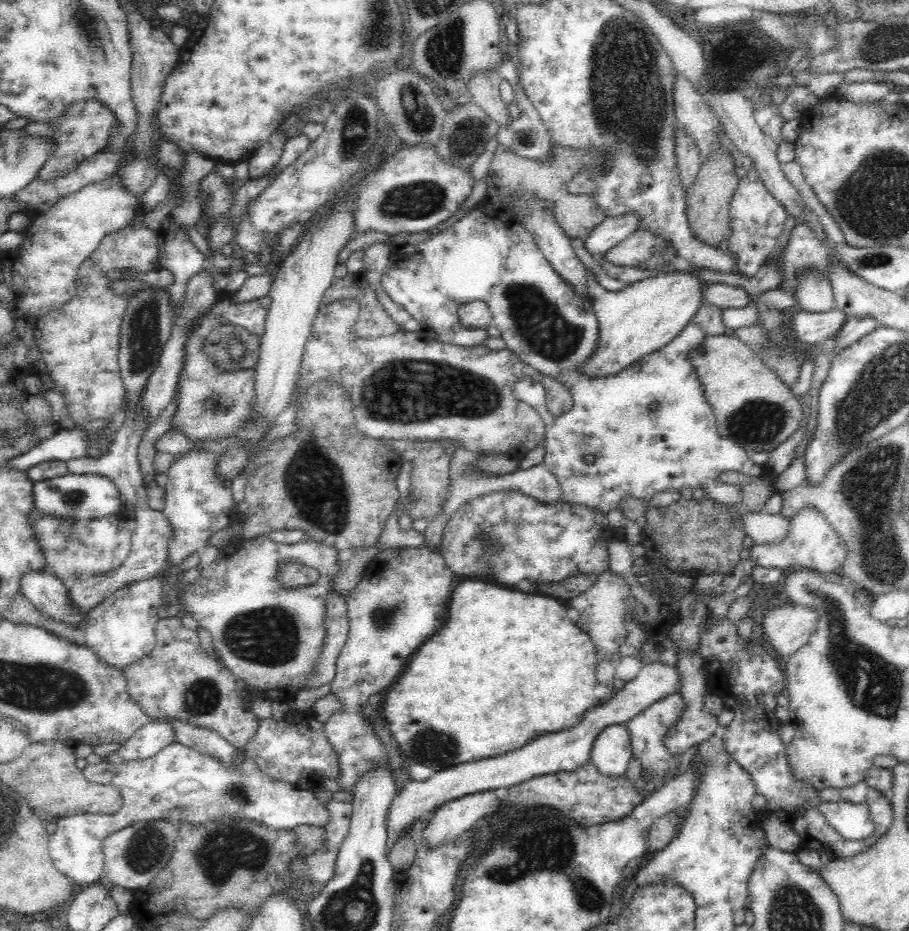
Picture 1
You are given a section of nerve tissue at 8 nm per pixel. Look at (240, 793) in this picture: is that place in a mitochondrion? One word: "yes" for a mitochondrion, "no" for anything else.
yes

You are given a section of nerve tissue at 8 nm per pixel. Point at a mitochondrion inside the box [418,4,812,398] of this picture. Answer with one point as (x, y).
(627, 106)

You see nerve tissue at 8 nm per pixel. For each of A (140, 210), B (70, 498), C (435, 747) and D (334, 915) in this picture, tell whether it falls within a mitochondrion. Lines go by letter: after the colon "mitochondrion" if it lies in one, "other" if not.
A: other
B: mitochondrion
C: mitochondrion
D: mitochondrion

